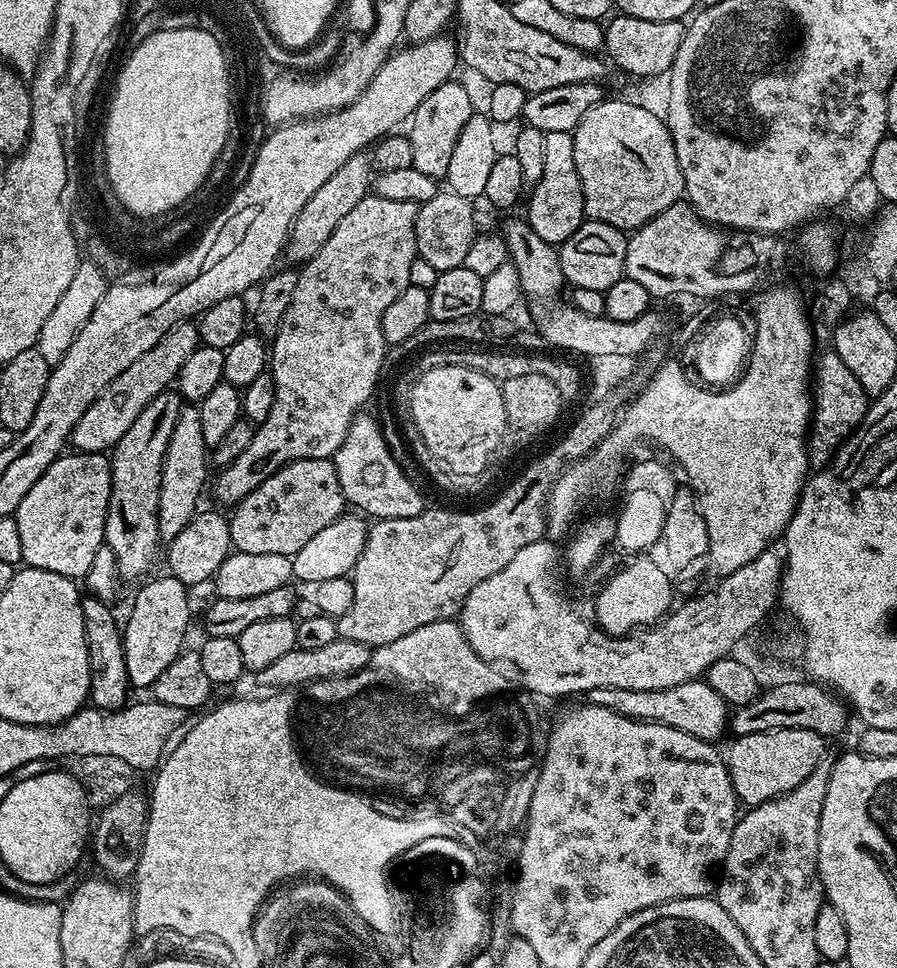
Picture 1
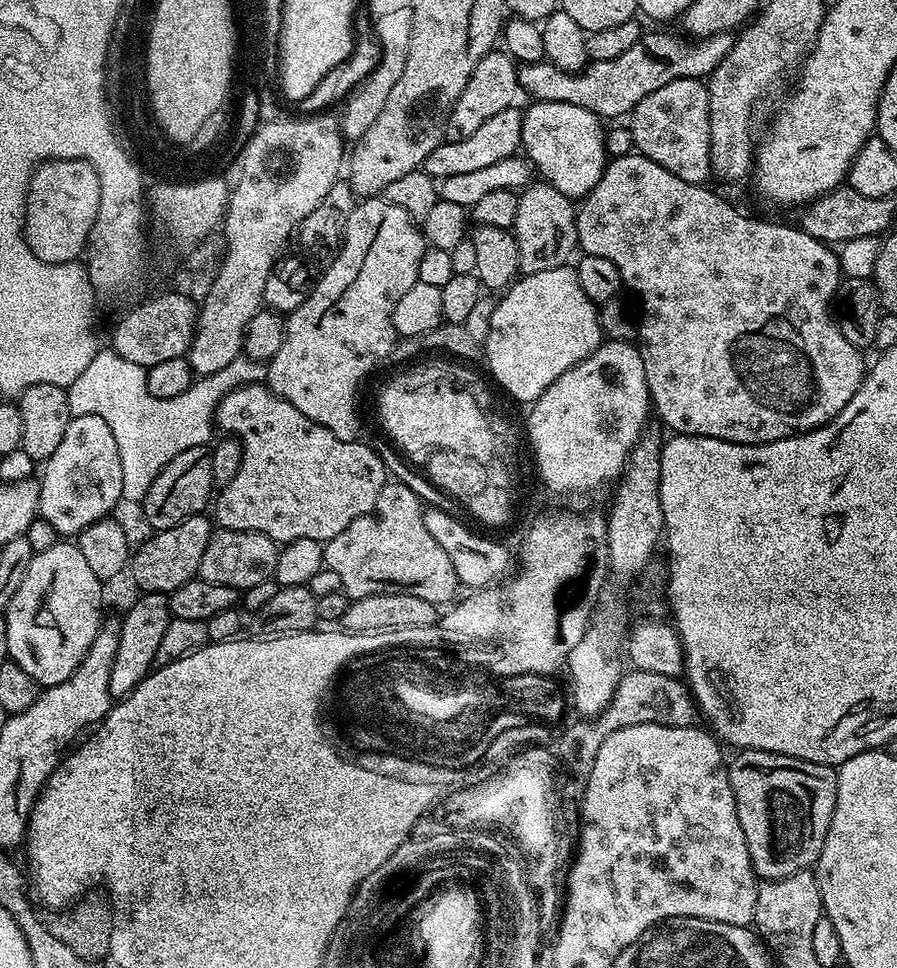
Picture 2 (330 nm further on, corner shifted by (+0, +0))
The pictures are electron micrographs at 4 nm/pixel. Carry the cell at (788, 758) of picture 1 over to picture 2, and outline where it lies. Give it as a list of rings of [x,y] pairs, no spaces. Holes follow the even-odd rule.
[[[746,748],[735,755],[727,761],[730,790],[734,790],[736,817],[742,822],[757,877],[771,882],[809,871],[822,854],[830,830],[838,794],[837,769],[766,750]]]

